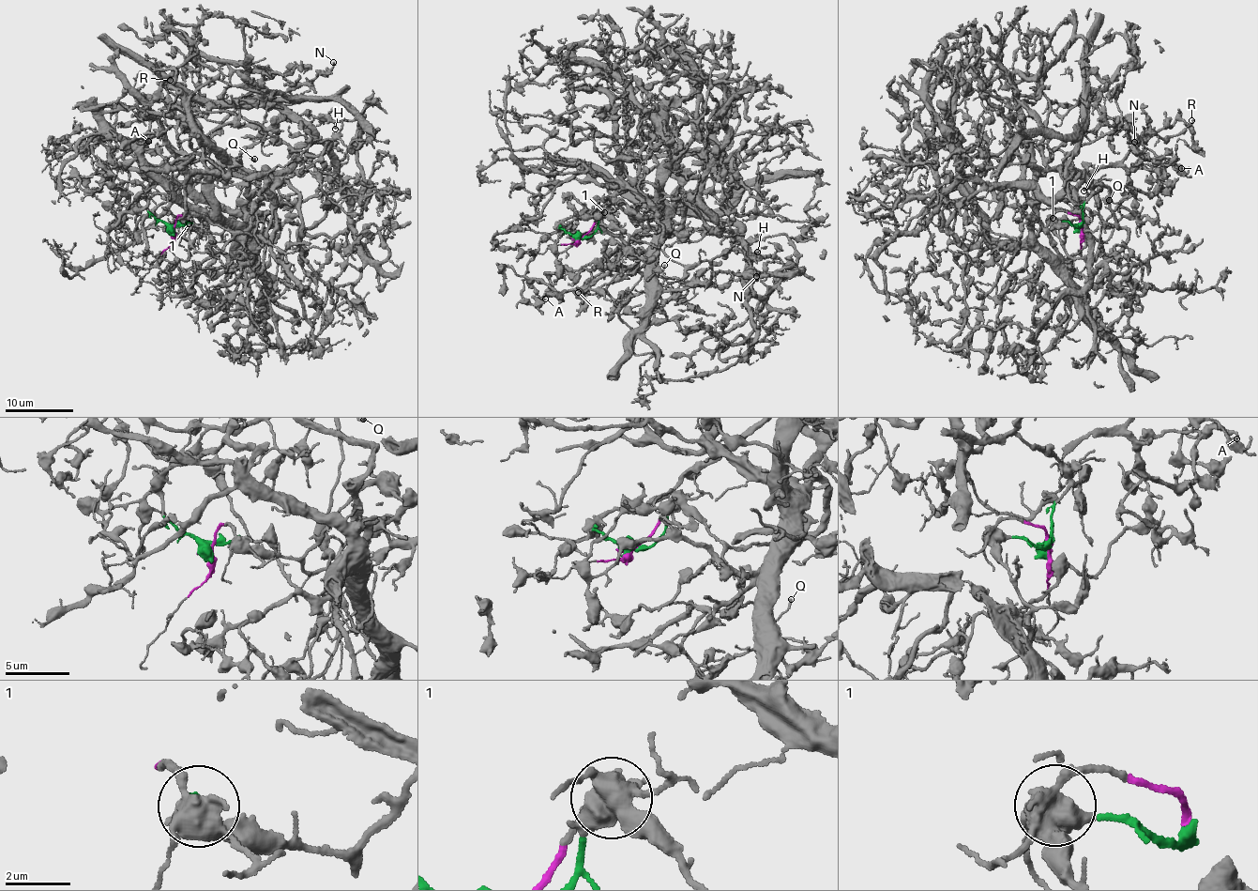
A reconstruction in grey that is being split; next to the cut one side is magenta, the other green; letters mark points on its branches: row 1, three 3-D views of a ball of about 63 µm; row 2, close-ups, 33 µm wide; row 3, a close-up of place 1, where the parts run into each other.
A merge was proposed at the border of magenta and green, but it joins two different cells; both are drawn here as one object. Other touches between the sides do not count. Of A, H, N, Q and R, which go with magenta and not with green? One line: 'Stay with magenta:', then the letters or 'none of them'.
Stay with magenta: Q

